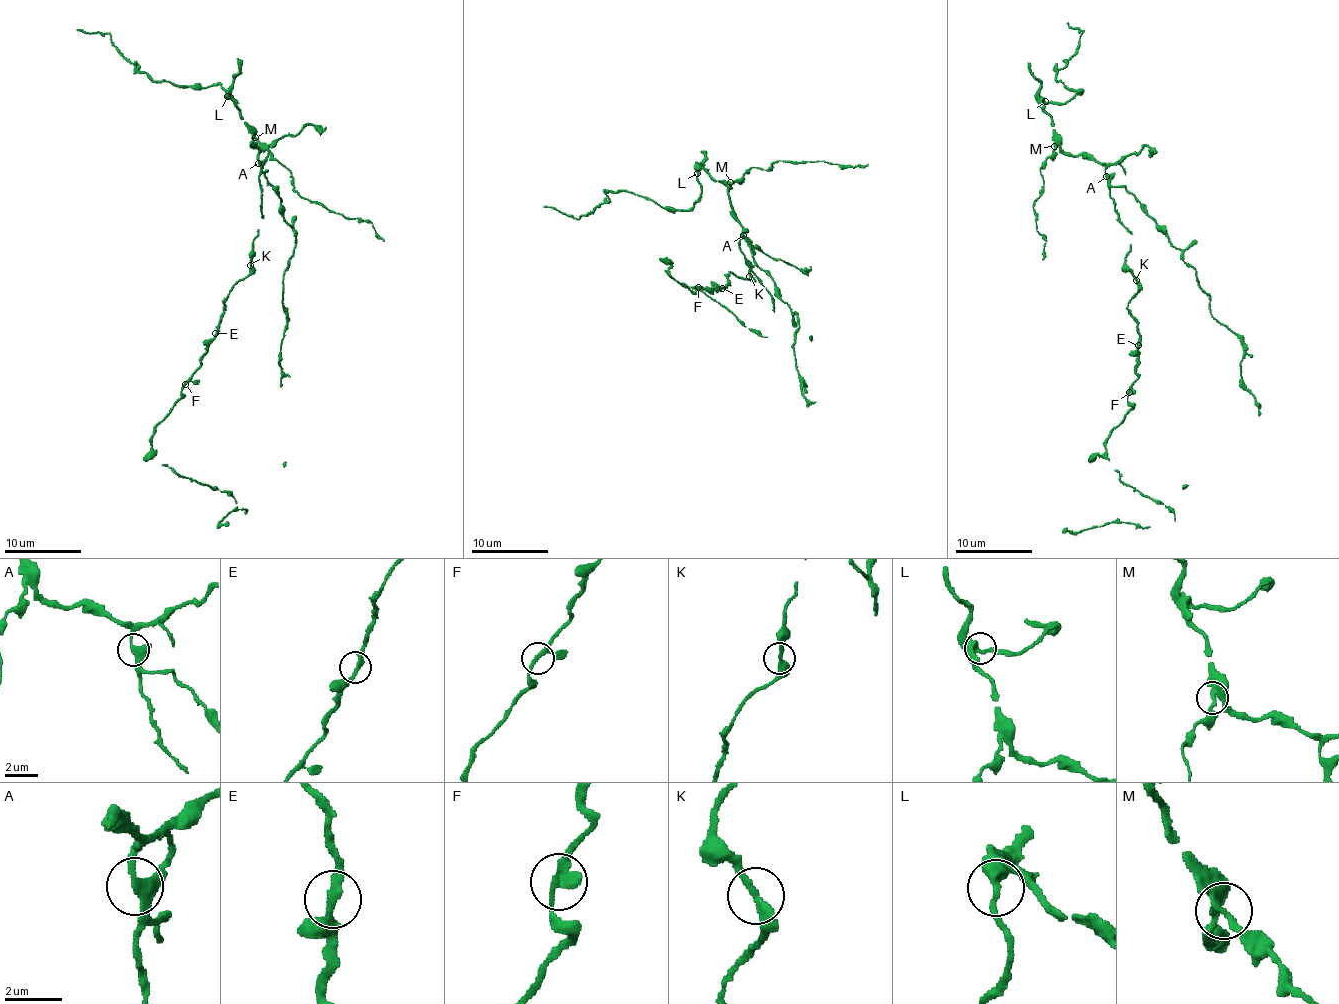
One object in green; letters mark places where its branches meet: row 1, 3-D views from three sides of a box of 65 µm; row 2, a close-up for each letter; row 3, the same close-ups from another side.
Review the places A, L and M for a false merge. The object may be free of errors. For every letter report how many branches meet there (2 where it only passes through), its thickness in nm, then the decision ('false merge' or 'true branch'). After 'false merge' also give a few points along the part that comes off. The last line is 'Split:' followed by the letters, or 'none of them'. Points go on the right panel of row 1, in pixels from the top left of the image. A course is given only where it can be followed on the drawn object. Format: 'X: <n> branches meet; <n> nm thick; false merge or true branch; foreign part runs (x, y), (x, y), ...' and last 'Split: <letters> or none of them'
A: 3 branches meet; 240 nm thick; true branch
L: 3 branches meet; 360 nm thick; true branch
M: 3 branches meet; 320 nm thick; true branch
Split: none of them

